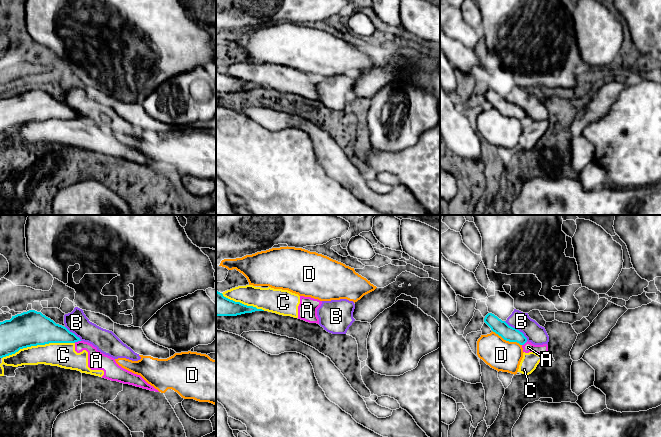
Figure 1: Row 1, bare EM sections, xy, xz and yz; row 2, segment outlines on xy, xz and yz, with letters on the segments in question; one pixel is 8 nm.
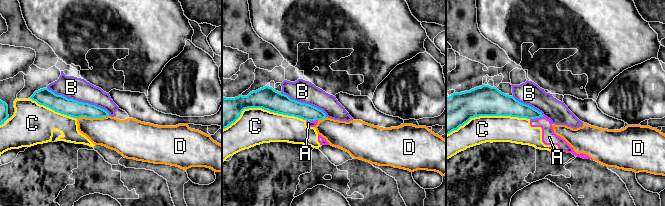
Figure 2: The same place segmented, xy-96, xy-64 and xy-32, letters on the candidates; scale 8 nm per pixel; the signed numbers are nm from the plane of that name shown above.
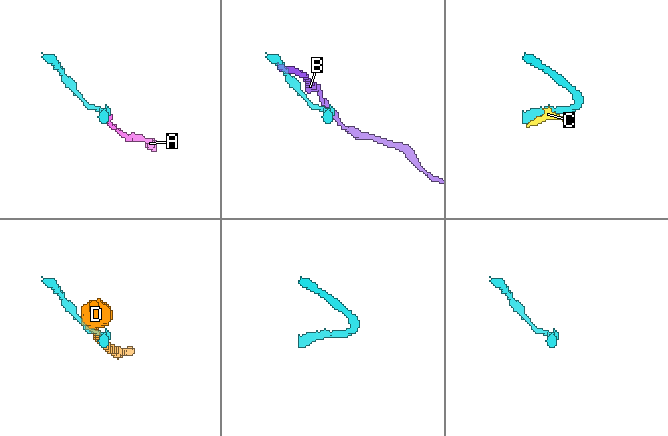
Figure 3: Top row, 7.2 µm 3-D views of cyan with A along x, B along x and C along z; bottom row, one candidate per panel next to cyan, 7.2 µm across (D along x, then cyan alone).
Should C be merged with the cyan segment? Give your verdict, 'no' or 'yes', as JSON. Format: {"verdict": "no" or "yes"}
{"verdict": "no"}

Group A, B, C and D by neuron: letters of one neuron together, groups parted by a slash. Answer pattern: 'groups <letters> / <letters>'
groups A C / B / D

